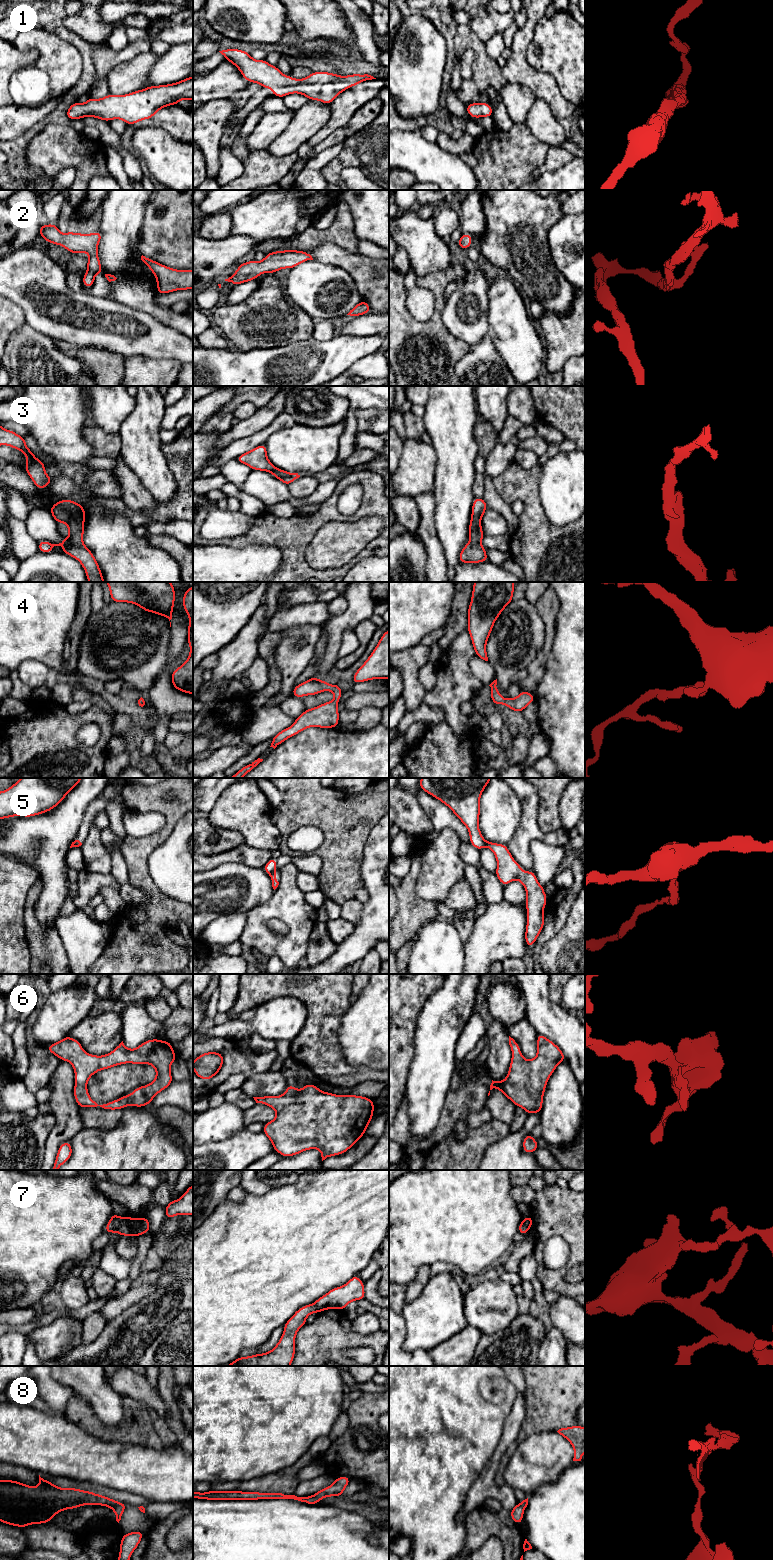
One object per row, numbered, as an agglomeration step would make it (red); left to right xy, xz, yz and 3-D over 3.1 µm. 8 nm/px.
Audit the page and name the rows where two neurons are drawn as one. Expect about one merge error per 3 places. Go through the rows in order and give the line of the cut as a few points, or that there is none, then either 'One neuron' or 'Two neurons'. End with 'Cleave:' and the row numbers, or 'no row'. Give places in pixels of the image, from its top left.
1: No split. One neuron
2: No split. One neuron
3: No split. One neuron
4: No split. One neuron
5: Split along yz (484, 841), (485, 846). Two neurons
6: No split. One neuron
7: Split along xy (125, 1217), (114, 1231). Two neurons
8: Split along xy (120, 1503), (113, 1509). Two neurons
Cleave: 5, 7, 8

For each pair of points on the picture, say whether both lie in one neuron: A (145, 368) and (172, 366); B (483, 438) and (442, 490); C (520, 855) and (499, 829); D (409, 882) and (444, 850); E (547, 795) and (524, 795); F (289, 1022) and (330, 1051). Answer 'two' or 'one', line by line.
A: one
B: two
C: two
D: two
E: two
F: two

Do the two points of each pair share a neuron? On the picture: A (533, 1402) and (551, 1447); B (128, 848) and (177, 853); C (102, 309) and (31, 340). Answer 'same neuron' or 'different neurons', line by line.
A: different neurons
B: different neurons
C: different neurons

